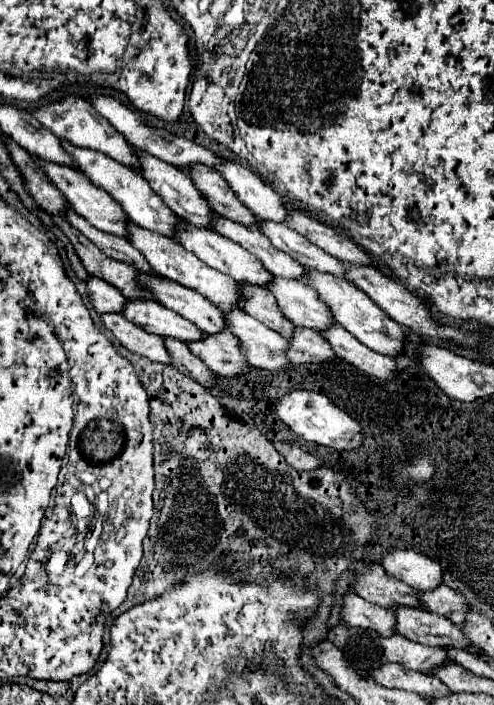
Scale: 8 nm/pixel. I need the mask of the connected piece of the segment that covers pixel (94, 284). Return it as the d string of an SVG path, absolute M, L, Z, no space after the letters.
M90 277L86 285L88 285L88 297L98 313L122 313L126 299L116 287L98 277Z

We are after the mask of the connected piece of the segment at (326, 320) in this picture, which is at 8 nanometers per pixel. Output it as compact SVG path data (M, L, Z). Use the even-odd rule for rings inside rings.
M274 277L272 289L276 301L282 307L282 313L298 327L326 331L336 325L336 319L328 305L318 297L316 289L302 281Z

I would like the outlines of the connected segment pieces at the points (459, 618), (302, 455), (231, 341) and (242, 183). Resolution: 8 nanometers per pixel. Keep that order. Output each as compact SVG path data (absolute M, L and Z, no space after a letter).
M440 585L440 587L434 589L434 591L424 591L424 593L418 593L418 595L420 595L420 601L422 601L422 605L424 605L426 611L444 615L444 617L448 617L454 625L464 625L466 613L472 609L472 607L468 605L466 597L462 597L460 593L452 591L452 589L446 587L446 585Z
M276 443L276 451L280 455L284 455L284 459L288 461L288 465L292 465L294 469L298 471L312 471L312 469L318 469L322 467L322 461L306 451L302 451L300 447L296 445L290 445L290 443Z
M222 331L218 335L206 335L202 341L188 343L190 351L198 355L216 375L236 379L252 371L246 355L240 349L240 341L232 331Z
M226 161L224 165L218 167L218 171L236 191L240 201L244 201L244 205L248 205L248 209L252 209L252 213L256 213L258 219L286 223L288 209L282 203L280 195L258 175L254 175L248 167Z

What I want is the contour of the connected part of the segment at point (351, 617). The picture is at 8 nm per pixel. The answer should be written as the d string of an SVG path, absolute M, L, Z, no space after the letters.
M344 595L344 621L348 627L372 629L384 637L392 637L396 631L396 611L384 609L364 601L358 595Z

